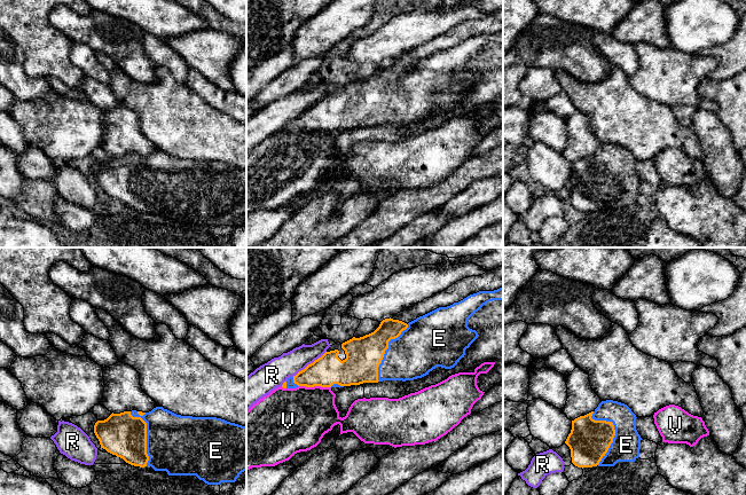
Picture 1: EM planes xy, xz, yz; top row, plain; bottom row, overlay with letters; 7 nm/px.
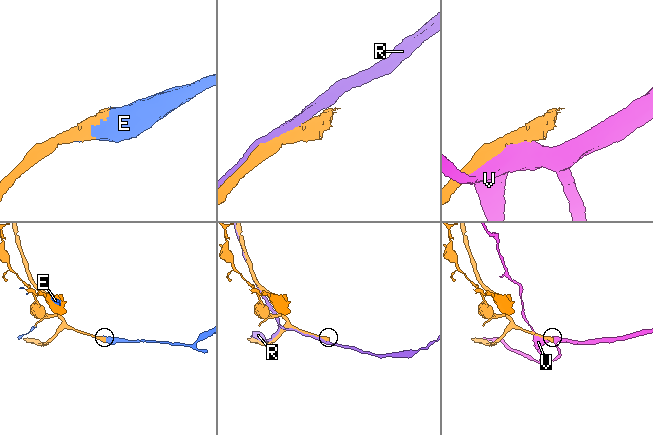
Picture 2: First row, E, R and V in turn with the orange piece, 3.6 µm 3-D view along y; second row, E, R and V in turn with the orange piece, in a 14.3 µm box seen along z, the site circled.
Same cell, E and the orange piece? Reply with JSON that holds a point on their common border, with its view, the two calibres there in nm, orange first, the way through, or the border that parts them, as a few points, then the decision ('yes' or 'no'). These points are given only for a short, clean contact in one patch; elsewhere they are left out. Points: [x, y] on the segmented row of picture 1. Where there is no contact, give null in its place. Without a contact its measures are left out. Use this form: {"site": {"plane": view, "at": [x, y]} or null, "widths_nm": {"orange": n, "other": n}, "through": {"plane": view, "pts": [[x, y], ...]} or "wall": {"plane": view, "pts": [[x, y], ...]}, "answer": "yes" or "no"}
{"site": {"plane": "xy", "at": [146, 435]}, "widths_nm": {"orange": 300, "other": 420}, "answer": "yes"}

